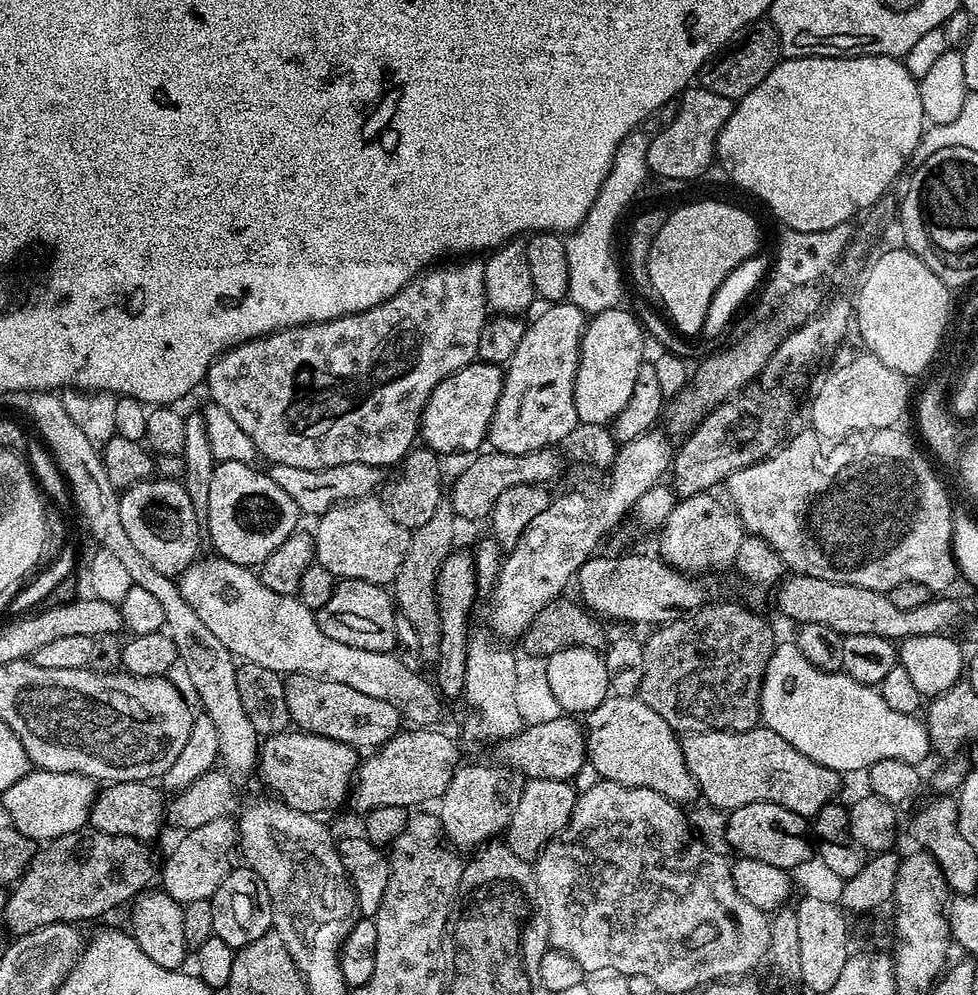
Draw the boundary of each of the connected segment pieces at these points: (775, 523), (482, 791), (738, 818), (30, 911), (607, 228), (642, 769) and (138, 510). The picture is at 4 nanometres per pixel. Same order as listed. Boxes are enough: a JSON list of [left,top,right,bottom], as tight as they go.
[[732,427,958,594],[438,764,510,854],[725,802,809,870],[2,830,152,937],[564,130,650,314],[584,696,697,806],[120,478,202,577]]

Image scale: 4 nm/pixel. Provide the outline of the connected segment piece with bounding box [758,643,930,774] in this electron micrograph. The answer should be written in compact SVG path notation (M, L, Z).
M777 643L764 665L760 686L760 716L763 727L774 730L787 744L794 746L806 758L822 766L832 768L838 773L863 773L874 762L882 758L894 758L907 764L923 765L930 753L928 729L920 724L912 714L894 712L883 704L879 691L867 684L859 684L848 676L836 672L819 672L811 668L809 661L800 653L800 649L791 643Z

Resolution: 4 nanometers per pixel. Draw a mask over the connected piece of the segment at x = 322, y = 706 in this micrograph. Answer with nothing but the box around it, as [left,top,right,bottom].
[284,675,402,750]

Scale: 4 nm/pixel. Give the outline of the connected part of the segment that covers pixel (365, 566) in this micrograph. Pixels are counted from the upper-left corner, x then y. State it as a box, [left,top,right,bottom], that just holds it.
[314,498,410,586]

